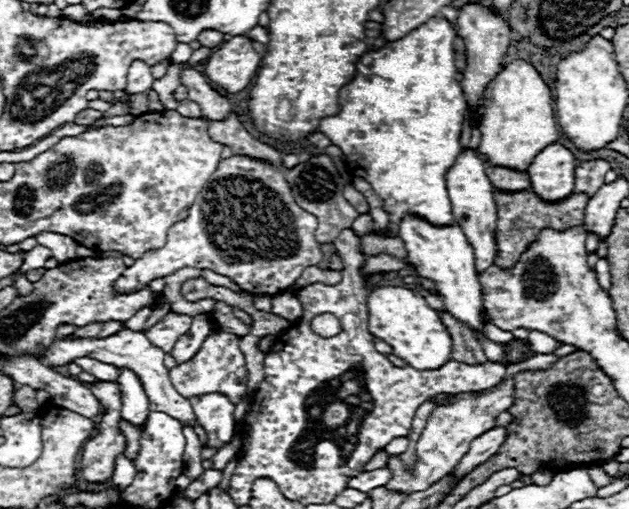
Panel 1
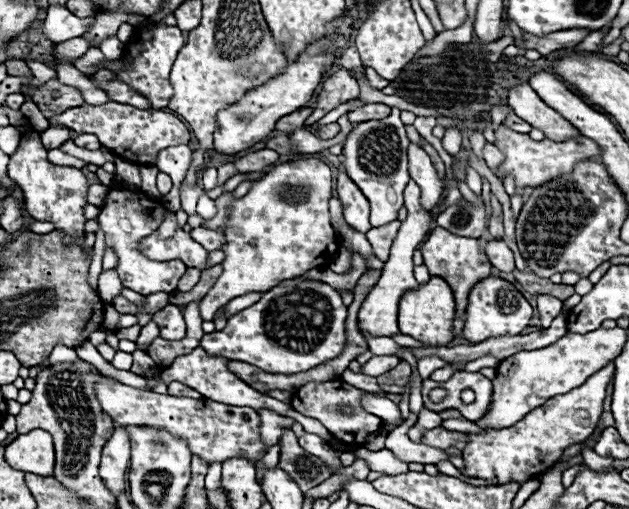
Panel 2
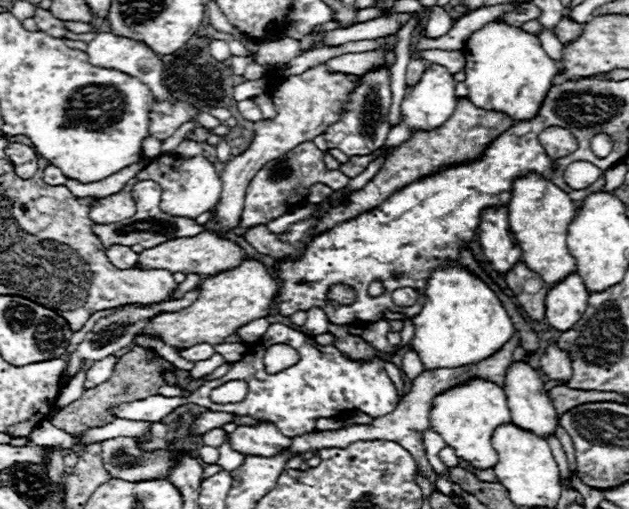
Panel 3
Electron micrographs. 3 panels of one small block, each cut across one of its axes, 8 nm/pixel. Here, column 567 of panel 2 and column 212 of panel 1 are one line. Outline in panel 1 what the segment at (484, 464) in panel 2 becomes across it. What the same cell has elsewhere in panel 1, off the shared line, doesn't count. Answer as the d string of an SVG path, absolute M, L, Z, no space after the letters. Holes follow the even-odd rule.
M204 394L190 398L192 410L200 426L206 430L208 446L222 448L234 438L234 404L224 394Z

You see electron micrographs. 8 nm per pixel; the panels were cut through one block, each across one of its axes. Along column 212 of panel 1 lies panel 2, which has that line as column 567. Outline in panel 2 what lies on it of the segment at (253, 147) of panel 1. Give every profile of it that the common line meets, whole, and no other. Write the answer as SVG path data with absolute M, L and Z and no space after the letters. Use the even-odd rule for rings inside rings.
M520 84L510 88L508 104L522 120L526 120L532 128L540 128L550 140L562 142L562 140L576 138L580 134L554 108L546 106L540 100L540 96L530 88L530 84Z

